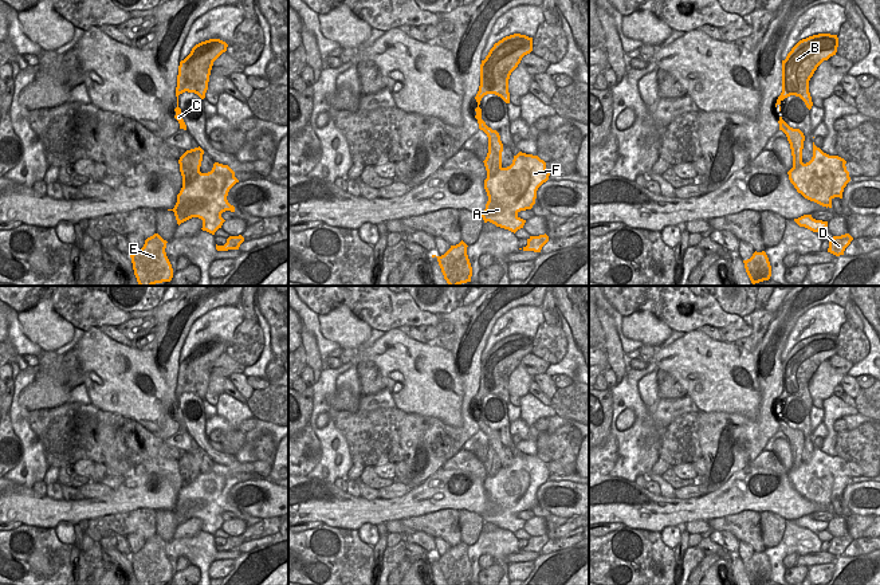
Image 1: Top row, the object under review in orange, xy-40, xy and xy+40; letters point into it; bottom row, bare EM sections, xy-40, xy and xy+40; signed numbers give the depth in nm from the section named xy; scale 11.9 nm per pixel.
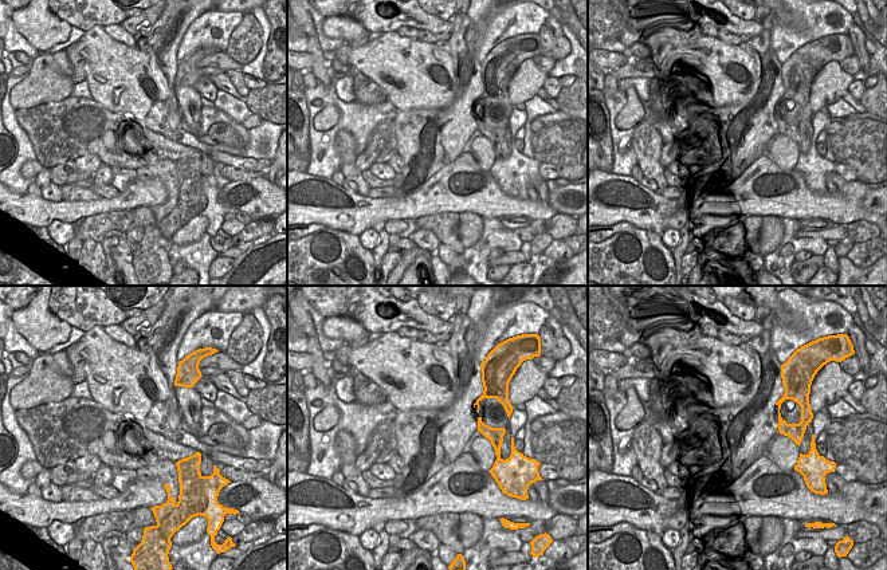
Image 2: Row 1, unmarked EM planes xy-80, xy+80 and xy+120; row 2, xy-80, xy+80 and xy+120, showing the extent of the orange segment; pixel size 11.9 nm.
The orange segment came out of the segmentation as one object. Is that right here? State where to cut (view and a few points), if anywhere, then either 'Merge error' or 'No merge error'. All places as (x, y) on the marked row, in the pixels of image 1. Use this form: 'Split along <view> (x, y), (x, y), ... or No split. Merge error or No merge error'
Split along xy-40 (180, 192), (183, 197), (200, 203), (195, 216). Merge error

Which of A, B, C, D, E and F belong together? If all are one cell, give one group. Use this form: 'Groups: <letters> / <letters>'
Groups: A B C E / D F

